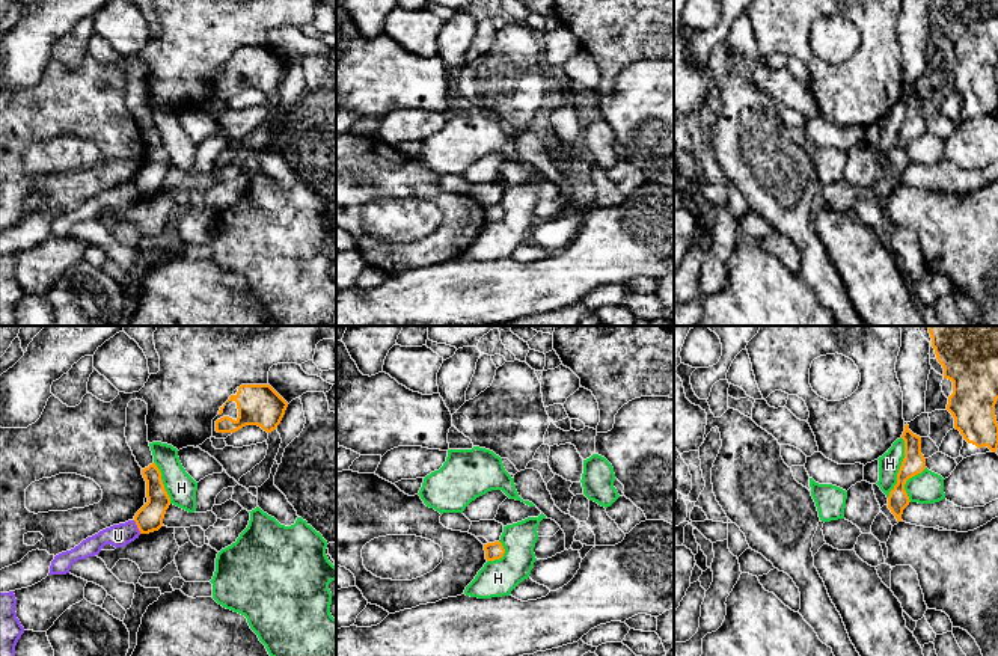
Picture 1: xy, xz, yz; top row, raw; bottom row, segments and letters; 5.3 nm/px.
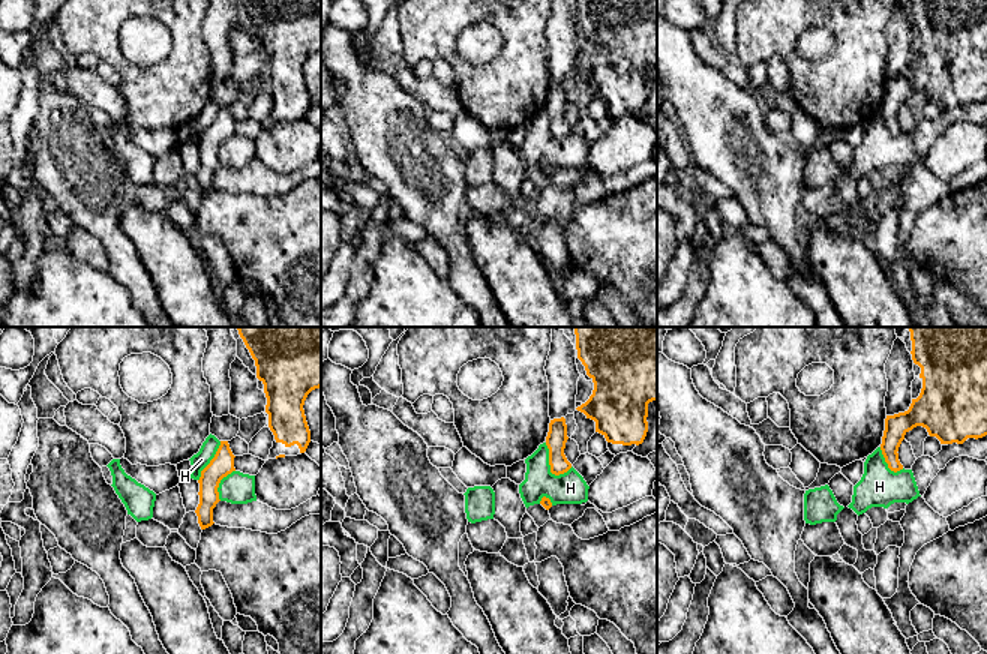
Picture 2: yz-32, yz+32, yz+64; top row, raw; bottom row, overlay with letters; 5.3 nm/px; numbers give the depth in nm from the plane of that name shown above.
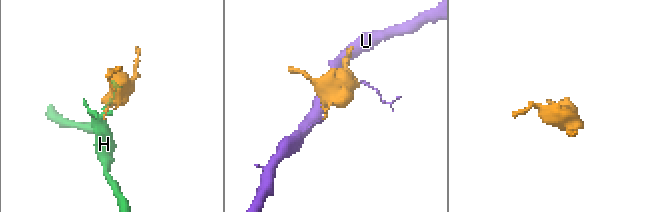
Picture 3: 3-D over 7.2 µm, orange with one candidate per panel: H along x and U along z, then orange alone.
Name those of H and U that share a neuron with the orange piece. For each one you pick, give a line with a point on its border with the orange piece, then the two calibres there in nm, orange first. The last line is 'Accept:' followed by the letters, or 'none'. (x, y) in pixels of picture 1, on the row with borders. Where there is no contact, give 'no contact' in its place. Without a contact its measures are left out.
Accept: none

